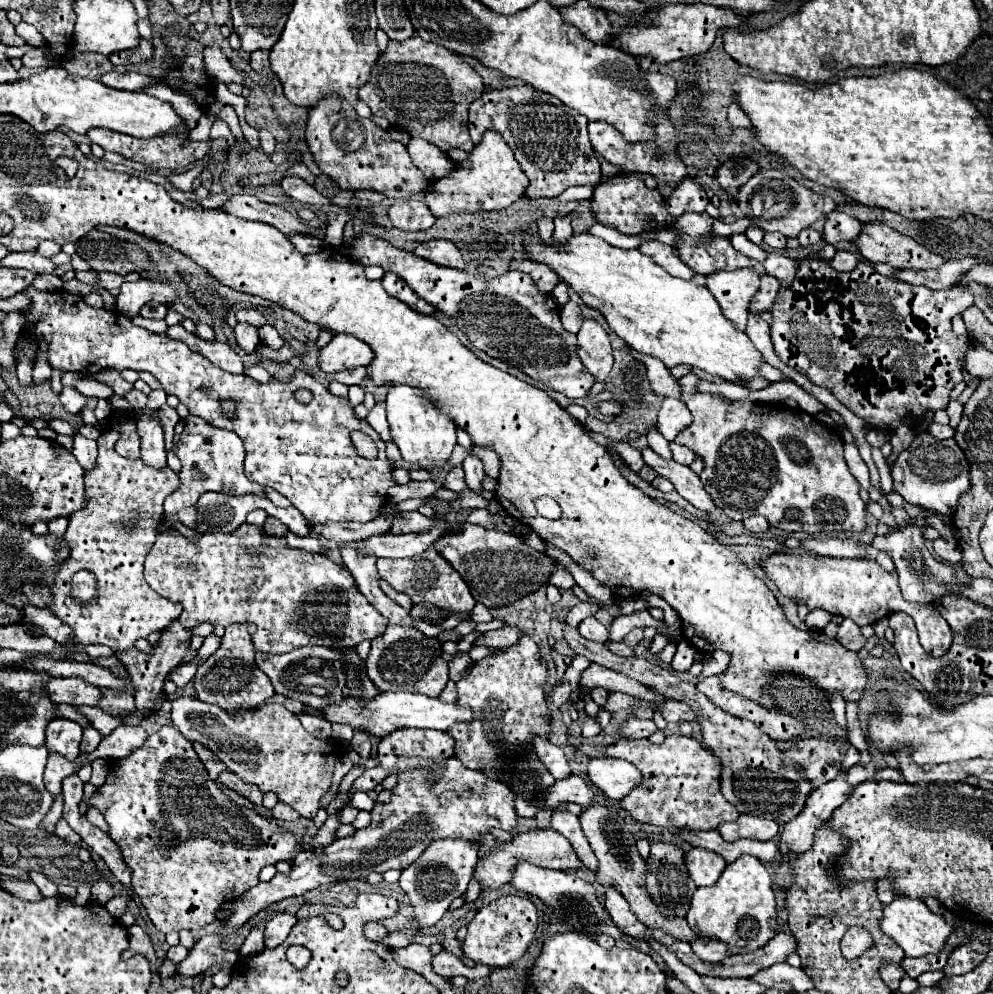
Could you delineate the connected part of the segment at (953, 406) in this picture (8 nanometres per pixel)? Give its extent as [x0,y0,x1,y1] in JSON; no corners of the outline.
[946,400,962,430]

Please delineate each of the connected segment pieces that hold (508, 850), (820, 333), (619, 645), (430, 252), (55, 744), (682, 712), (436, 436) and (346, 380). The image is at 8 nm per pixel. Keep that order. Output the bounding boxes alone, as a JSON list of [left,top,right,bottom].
[[474,830,584,890],[750,258,972,430],[604,640,634,656],[414,240,466,270],[46,718,82,760],[654,700,696,722],[386,386,456,472],[334,368,366,386]]

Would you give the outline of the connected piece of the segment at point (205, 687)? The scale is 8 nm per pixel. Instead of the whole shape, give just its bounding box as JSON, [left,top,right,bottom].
[194,626,274,708]

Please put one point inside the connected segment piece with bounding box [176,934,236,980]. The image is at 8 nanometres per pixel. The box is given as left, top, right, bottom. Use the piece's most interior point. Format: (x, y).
(207, 952)

